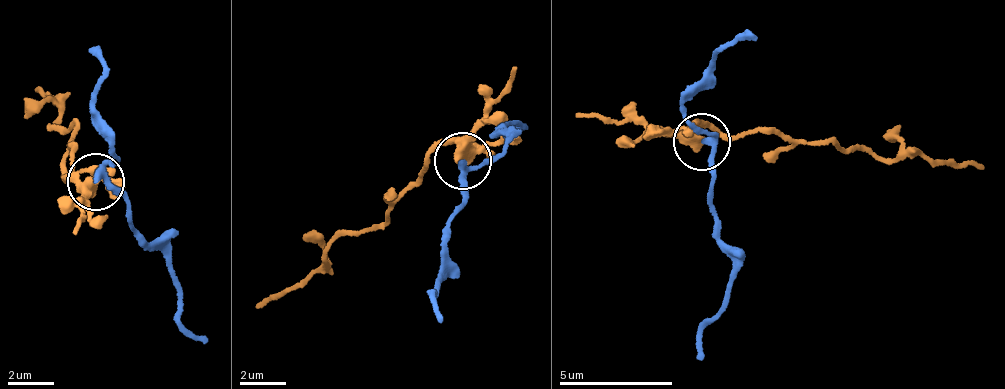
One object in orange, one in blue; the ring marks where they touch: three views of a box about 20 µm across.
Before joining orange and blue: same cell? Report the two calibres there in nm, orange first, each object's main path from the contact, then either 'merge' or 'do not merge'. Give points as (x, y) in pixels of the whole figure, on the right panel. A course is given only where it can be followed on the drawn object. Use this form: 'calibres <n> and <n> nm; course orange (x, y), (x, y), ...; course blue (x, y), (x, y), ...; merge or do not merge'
calibres 320 and 240 nm; course orange (702, 141), (697, 129), (720, 136), (763, 135), (833, 143), (874, 156), (919, 152), (986, 166); course blue (702, 141), (712, 180), (709, 211), (733, 269), (727, 303), (703, 325), (701, 358); do not merge

